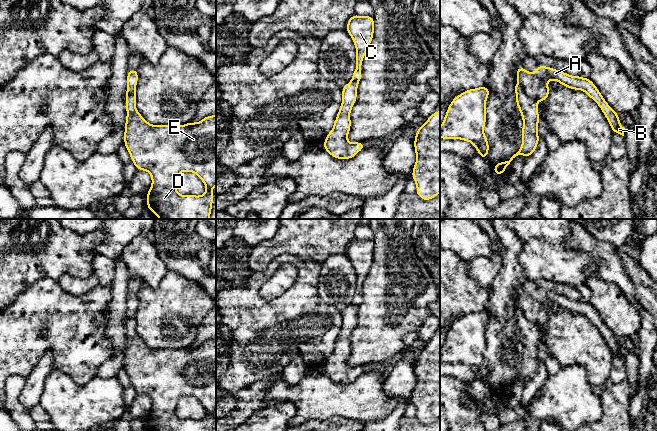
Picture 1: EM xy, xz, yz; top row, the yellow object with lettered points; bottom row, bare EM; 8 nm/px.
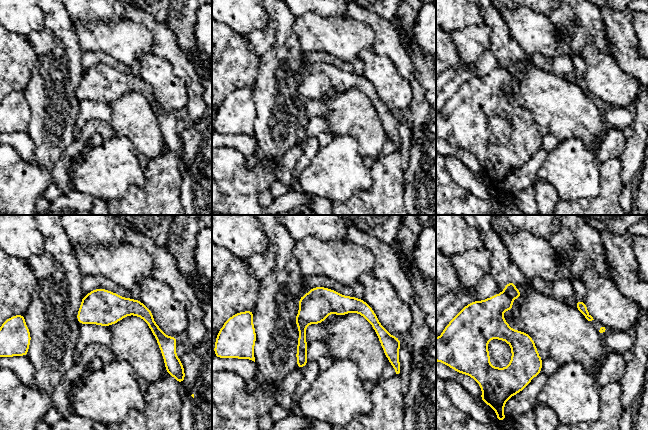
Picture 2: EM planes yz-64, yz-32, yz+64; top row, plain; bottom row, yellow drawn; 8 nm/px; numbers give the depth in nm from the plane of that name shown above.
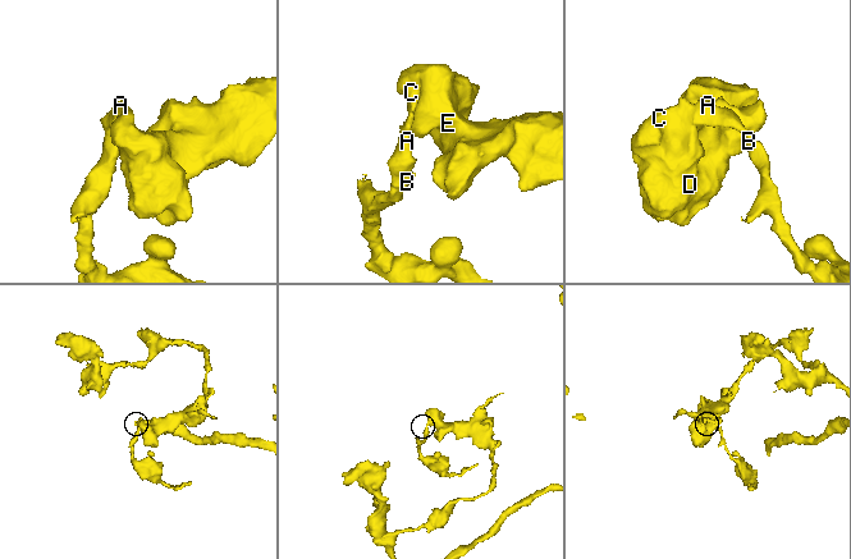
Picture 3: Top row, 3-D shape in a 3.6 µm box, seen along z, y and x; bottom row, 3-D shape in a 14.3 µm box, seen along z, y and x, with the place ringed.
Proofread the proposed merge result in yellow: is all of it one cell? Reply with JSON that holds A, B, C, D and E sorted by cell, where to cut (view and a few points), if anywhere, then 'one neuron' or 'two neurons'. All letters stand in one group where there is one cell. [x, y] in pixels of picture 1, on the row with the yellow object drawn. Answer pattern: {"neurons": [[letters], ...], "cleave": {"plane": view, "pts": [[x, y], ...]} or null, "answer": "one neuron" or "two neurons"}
{"neurons": [["A", "B"], ["C", "D", "E"]], "cleave": {"plane": "yz", "pts": [[518, 84], [536, 101]]}, "answer": "two neurons"}

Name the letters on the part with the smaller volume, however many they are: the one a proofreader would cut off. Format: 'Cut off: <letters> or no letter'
Cut off: A, B

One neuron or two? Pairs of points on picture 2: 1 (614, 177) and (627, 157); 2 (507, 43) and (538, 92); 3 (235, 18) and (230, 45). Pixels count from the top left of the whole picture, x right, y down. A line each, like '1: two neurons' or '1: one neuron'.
1: two neurons
2: two neurons
3: two neurons

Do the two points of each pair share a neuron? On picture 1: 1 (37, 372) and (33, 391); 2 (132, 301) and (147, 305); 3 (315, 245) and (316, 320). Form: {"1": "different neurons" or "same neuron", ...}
{"1": "same neuron", "2": "different neurons", "3": "different neurons"}

